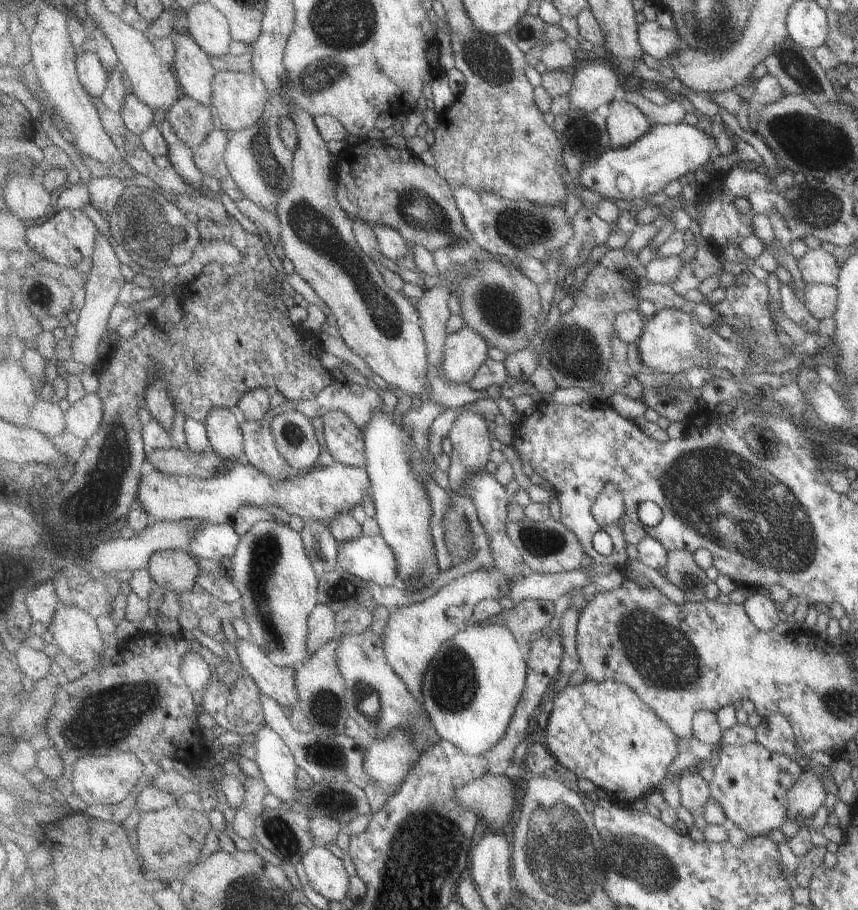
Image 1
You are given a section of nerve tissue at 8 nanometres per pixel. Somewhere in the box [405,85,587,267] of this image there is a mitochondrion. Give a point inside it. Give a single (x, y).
(518, 227)

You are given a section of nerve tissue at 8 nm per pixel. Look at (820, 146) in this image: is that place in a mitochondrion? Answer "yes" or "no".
yes

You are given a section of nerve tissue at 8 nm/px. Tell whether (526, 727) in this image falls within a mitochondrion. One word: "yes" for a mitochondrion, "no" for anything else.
no

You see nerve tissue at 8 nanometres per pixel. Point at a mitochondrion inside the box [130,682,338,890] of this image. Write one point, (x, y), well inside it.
(279, 832)

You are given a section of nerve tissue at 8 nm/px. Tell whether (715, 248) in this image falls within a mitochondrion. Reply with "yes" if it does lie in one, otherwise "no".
no

